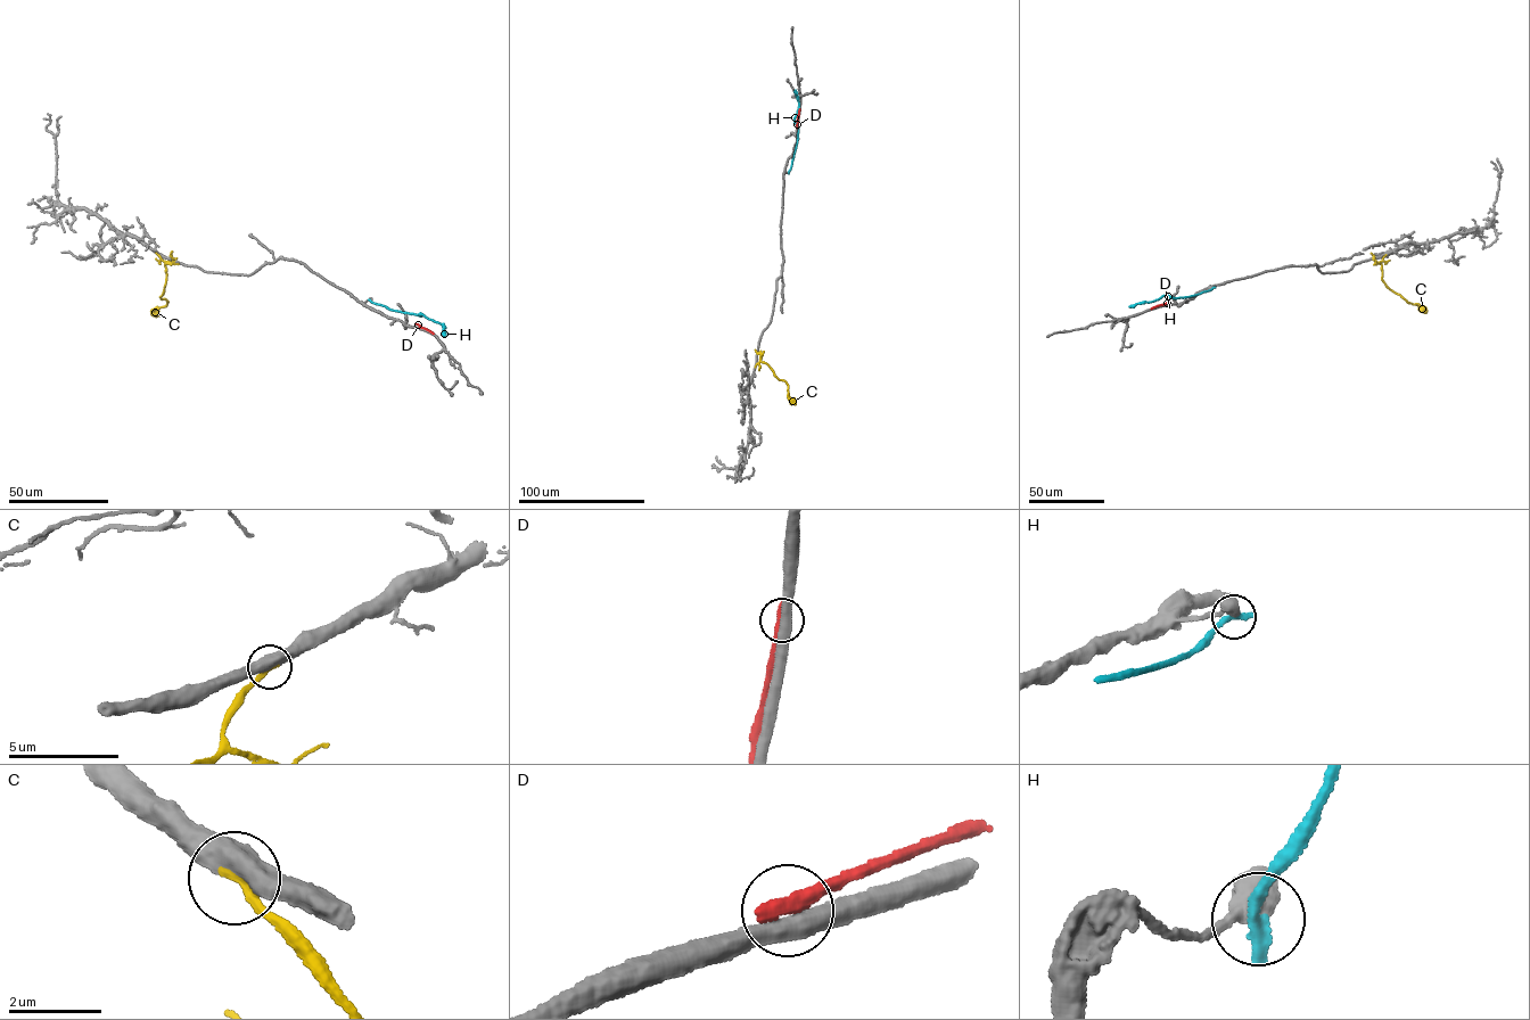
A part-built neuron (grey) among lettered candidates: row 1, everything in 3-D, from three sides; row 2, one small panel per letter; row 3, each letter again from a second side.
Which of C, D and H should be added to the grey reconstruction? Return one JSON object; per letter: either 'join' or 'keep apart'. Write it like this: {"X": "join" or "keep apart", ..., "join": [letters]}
{"C": "join", "D": "keep apart", "H": "keep apart", "join": ["C"]}

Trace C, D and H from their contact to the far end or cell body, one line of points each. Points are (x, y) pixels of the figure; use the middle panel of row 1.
C: (755, 367), (759, 361), (768, 365), (774, 376), (787, 383), (788, 396), (796, 403)
D: (799, 110), (797, 128)
H: (789, 172), (797, 141), (795, 117), (798, 105), (795, 90)

